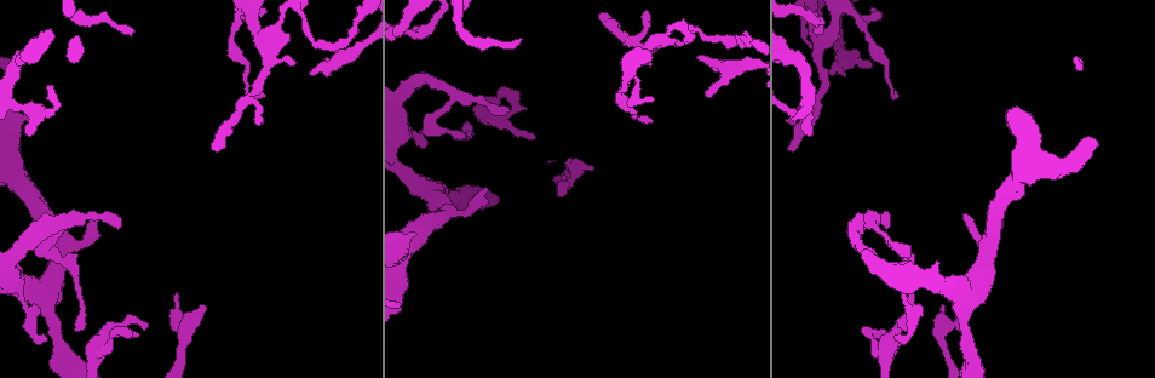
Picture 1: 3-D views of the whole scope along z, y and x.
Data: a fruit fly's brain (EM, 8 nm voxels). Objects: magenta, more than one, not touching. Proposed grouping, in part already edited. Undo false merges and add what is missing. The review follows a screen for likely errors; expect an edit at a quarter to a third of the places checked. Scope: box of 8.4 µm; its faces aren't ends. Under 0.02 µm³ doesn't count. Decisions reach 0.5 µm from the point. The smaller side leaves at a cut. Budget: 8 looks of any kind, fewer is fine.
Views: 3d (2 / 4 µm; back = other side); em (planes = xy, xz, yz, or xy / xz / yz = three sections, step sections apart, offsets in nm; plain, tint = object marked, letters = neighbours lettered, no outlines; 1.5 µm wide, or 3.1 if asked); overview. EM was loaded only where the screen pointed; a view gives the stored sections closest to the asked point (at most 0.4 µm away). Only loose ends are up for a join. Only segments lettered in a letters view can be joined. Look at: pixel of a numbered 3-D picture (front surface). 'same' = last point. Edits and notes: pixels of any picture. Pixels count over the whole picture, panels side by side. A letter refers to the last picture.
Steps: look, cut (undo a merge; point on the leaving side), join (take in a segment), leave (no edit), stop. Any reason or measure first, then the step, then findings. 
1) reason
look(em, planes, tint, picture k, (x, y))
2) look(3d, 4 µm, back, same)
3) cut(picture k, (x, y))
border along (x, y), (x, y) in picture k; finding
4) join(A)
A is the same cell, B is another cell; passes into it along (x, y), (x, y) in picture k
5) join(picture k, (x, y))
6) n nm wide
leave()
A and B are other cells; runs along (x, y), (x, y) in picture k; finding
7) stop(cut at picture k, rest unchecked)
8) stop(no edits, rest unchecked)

end of a long branch
look(3d, 2 µm, picture 1, (131, 34))

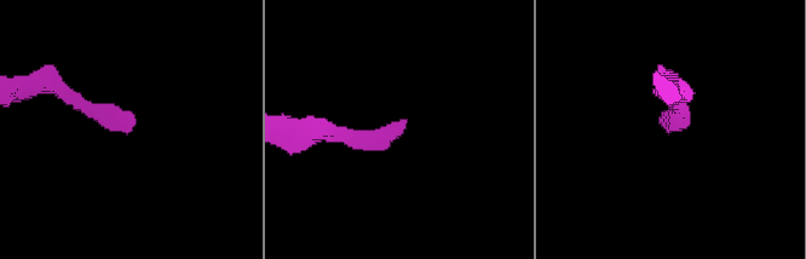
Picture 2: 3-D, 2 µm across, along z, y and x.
look(em, xy, step 4, letters, picture 2, (400, 127))

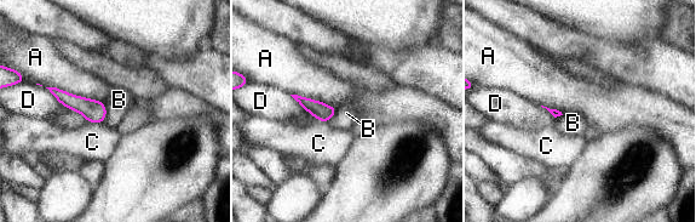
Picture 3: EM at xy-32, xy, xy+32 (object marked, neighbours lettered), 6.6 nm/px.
leave()
A, B, C and D are other cells; border along (104, 102), (105, 118), (101, 123) in picture 3; no lettered segment goes on from it

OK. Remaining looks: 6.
a narrow waist
look(3d, 2 µm, picture 1, (618, 95))

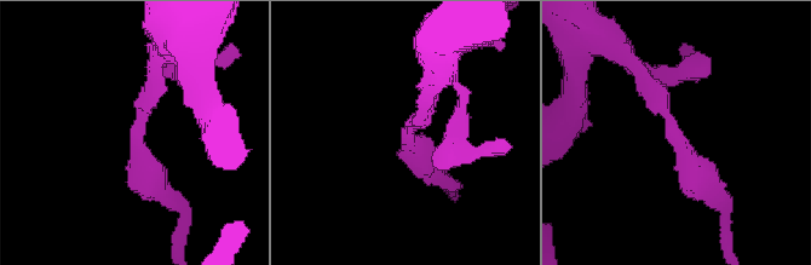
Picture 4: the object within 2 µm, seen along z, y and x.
shape alone is not enough
look(em, planes, letters, picture 4, (139, 125))

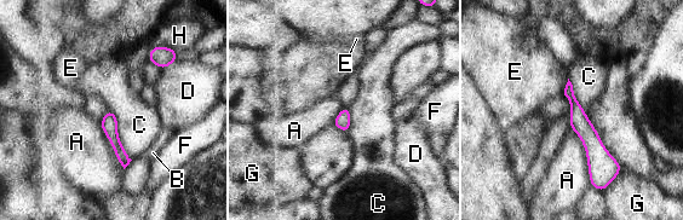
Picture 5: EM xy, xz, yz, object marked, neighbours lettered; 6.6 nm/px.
A touches over 420 nm
leave()
A, B, C, D, E, F, G and H are other cells; continuous, no second cell

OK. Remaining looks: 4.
branch stops here
look(em, planes, plain, picture 1, (519, 99))

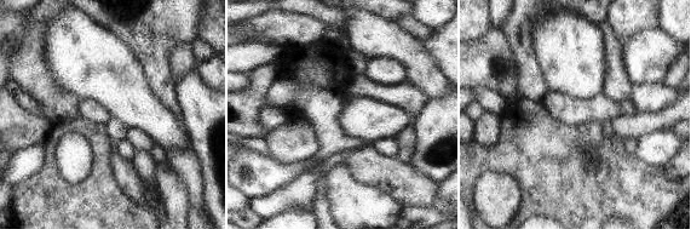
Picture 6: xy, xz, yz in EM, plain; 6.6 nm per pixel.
what lies round it
look(em, planes, letters, same)

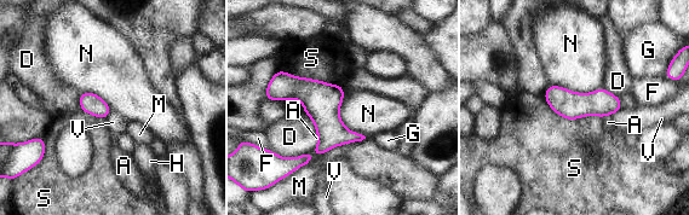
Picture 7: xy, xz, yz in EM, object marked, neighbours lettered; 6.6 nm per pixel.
140 nm wide
leave()
A, D, F, G, H, M, N, S and V are other cells; border along (550, 83), (575, 92), (602, 88) in picture 7; no lettered segment goes on from it

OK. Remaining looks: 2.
stop(no edits, rest unchecked)

